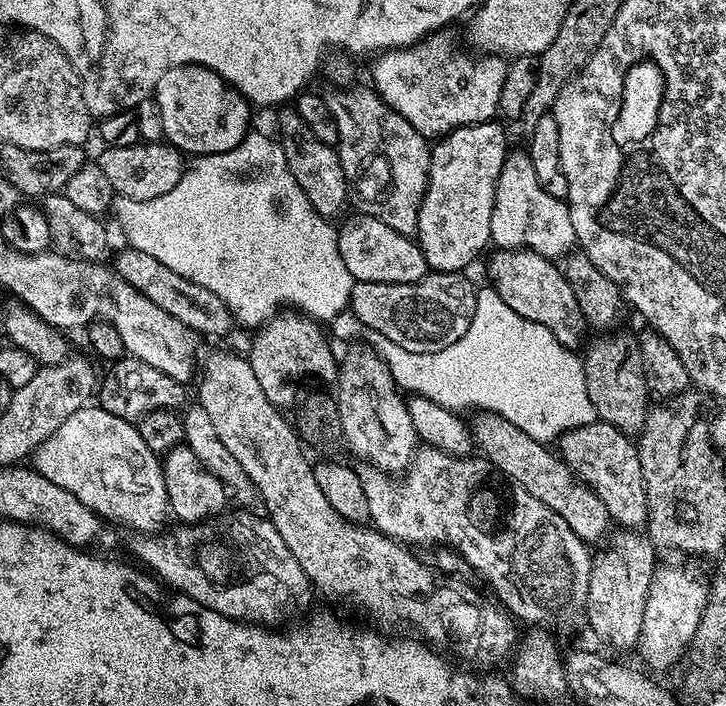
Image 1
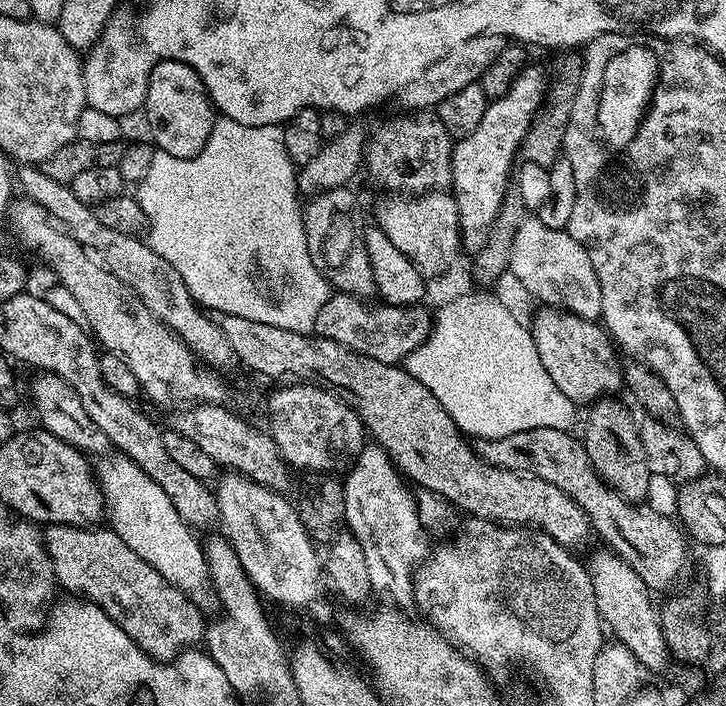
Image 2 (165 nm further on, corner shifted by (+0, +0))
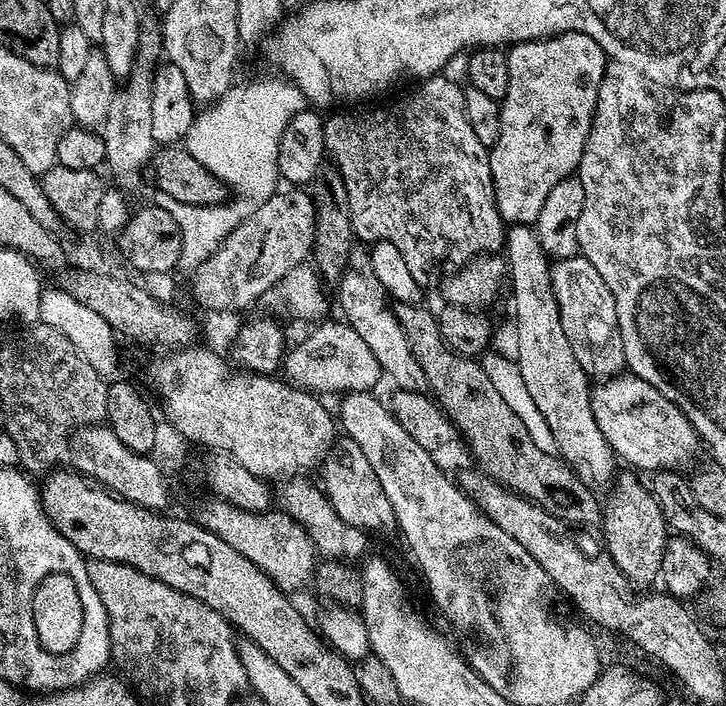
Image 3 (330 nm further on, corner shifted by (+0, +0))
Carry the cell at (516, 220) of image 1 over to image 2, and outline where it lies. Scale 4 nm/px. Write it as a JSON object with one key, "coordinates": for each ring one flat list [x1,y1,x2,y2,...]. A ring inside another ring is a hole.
{"coordinates":[[526,218,518,230,508,263,510,271,526,286,533,299,544,306,562,308,587,320,601,315,602,286,587,256,587,250,565,229,550,230,538,218]]}

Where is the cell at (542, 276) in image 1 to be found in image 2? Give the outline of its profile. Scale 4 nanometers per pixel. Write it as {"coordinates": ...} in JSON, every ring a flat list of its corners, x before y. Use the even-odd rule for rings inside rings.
{"coordinates":[[544,306,535,313,530,324,538,358,542,358,546,374,550,374,554,386,558,386,558,390,562,390,573,404,591,406,624,388,621,353,596,320,587,320,562,308]]}

